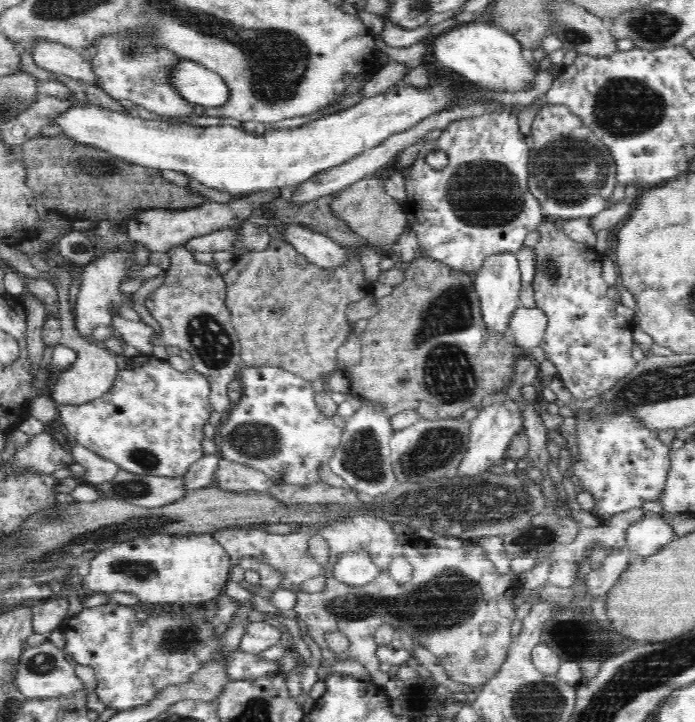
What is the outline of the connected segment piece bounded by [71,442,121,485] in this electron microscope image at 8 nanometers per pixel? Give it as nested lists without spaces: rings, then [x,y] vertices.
[[[71,442],[72,457],[75,462],[84,466],[85,475],[83,482],[87,484],[100,484],[112,480],[121,469],[115,462],[92,453],[88,448],[75,442]]]

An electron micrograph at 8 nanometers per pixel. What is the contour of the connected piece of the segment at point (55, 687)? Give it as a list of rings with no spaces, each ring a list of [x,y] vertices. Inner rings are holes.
[[[46,640],[39,645],[28,645],[24,649],[24,652],[20,655],[14,682],[16,688],[27,699],[66,697],[80,691],[86,691],[84,684],[76,676],[75,667],[66,660],[63,651],[50,640]]]

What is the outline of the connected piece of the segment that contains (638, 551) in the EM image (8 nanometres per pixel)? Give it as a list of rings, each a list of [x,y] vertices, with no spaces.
[[[647,513],[626,529],[624,544],[637,556],[650,556],[676,537],[668,522],[661,515]]]

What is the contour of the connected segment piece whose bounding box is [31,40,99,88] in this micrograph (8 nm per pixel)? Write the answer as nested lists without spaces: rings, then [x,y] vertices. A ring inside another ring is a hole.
[[[38,41],[31,48],[35,66],[53,73],[65,74],[88,85],[90,88],[98,81],[88,57],[84,57],[71,46],[50,41]]]

